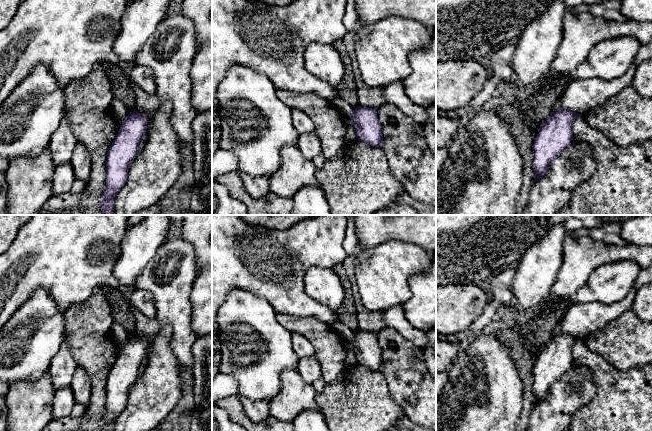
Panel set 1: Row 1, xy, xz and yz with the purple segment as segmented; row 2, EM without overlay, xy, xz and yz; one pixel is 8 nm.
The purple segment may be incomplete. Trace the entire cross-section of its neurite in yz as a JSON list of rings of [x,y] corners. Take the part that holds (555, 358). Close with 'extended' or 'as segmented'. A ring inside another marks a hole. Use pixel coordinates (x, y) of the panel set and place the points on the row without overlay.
[[[559,331],[540,350],[533,369],[534,405],[548,397],[553,385],[571,367],[573,364],[572,350],[578,340],[582,339]]]; as segmented

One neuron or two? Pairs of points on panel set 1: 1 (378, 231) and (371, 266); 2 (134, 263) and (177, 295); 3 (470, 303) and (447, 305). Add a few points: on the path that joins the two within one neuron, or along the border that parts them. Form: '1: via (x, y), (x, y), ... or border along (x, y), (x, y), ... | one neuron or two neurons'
1: border along (398, 240), (387, 240), (363, 249) | two neurons
2: border along (157, 251), (144, 267), (134, 284) | two neurons
3: via (464, 303), (453, 305) | one neuron

